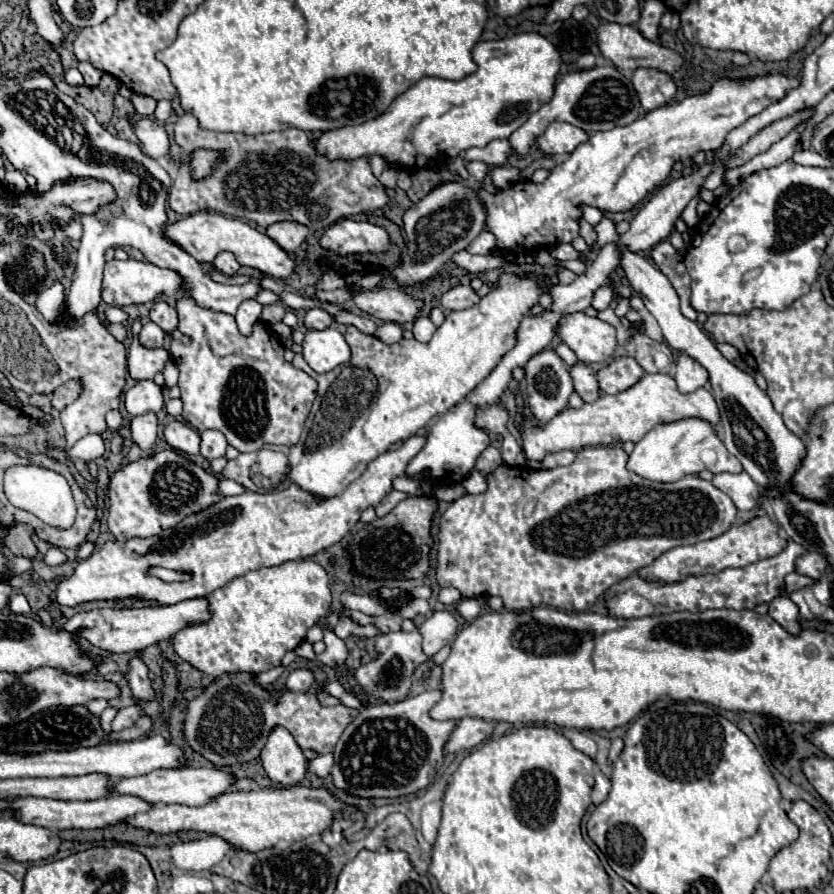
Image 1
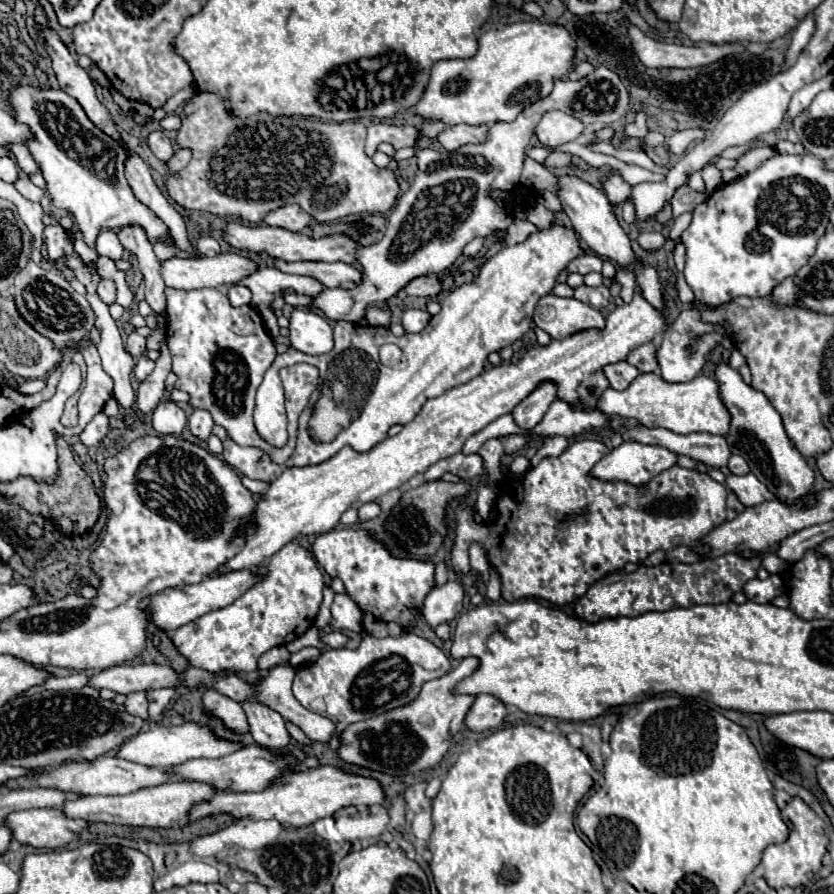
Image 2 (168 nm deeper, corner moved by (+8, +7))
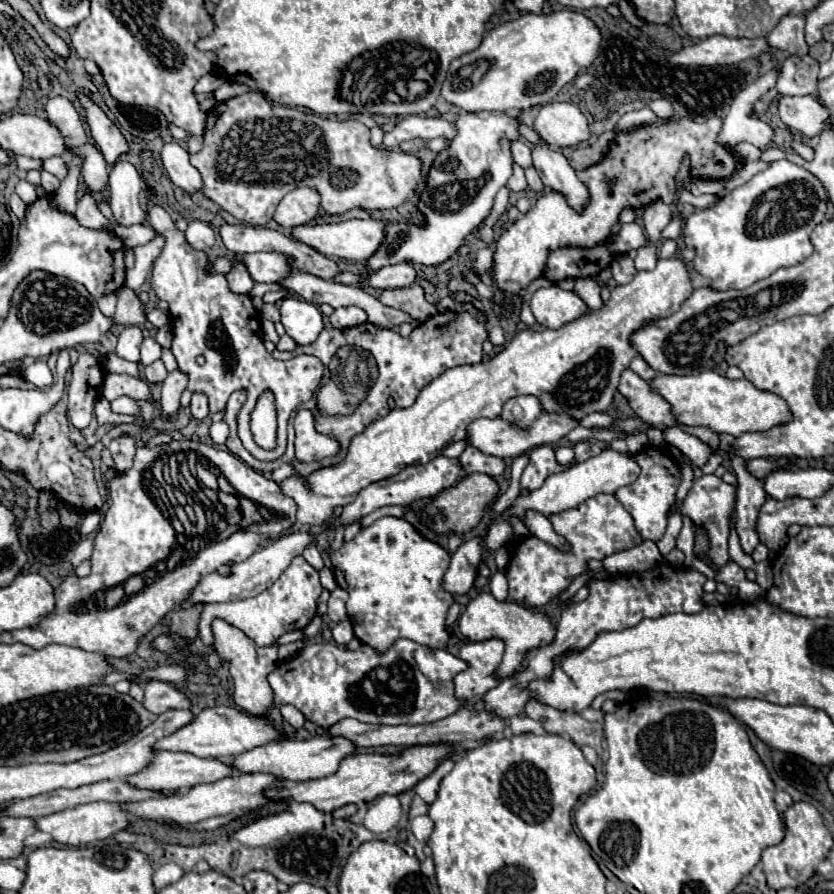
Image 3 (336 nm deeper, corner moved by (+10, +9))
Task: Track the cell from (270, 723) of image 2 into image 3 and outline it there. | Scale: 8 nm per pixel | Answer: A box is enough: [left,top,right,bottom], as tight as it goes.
[213,619,277,717]

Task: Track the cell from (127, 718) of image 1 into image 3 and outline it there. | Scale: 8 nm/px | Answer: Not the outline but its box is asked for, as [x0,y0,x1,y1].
[141,681,189,713]

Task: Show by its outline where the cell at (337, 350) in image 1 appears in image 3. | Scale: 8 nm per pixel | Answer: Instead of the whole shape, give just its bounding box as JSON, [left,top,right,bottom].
[279,297,323,347]

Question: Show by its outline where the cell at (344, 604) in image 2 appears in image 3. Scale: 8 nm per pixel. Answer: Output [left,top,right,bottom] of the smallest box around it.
[327,587,347,623]

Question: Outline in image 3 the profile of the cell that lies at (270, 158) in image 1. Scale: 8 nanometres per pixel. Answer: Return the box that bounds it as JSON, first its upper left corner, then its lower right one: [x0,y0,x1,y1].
[191,91,421,227]

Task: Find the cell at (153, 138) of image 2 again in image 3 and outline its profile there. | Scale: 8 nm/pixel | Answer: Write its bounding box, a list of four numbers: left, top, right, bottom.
[161,143,201,193]

